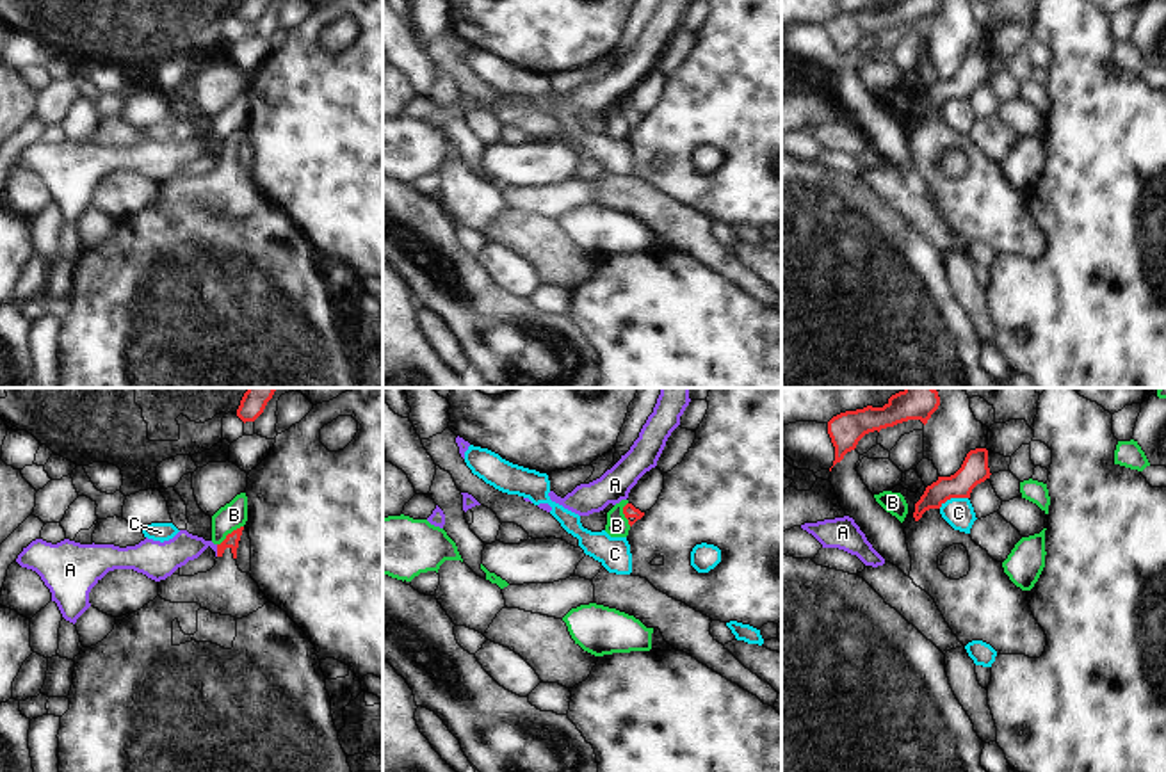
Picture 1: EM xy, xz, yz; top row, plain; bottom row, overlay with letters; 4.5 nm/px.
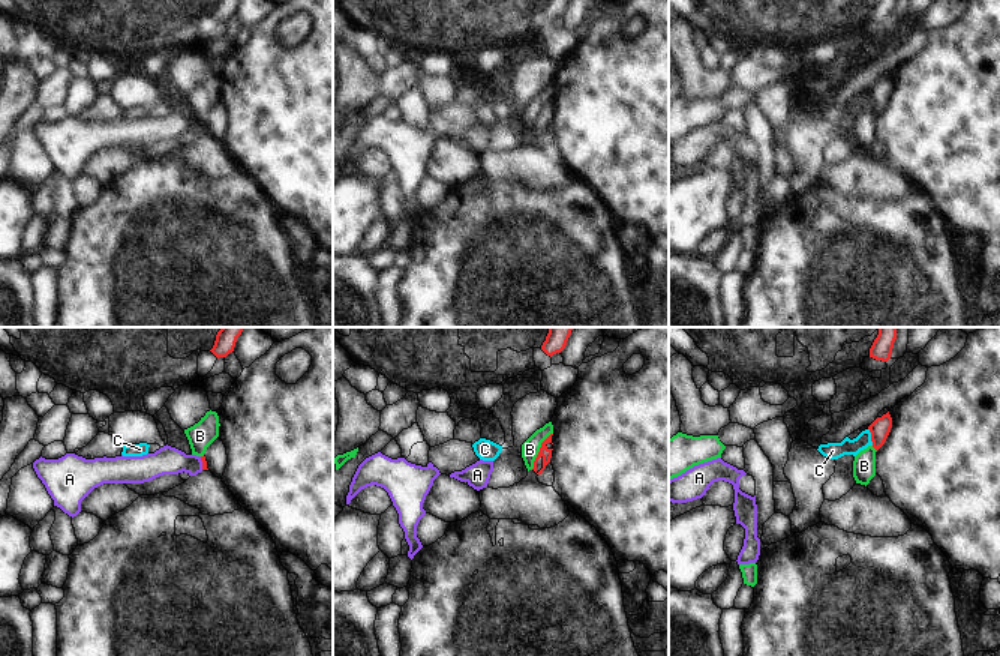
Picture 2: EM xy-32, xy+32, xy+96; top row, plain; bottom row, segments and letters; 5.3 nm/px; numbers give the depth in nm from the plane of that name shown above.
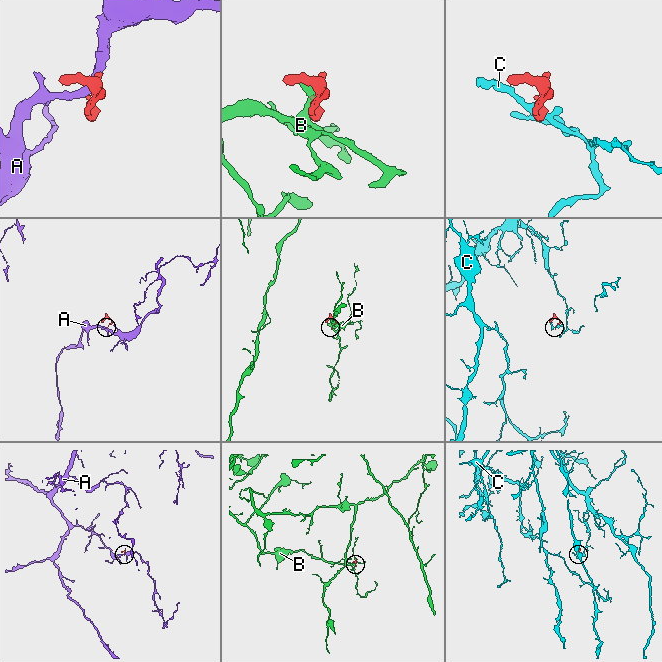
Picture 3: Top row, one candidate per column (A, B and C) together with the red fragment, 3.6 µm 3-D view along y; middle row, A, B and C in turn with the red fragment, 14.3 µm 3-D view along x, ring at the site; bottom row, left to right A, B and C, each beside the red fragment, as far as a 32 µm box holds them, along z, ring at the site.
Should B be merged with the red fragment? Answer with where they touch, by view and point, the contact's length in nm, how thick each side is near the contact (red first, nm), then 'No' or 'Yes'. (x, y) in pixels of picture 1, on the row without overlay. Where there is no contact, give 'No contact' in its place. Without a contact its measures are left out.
Touches red at xy (232, 134). Shared border 150 nm. Thickness 70 nm (red) against 120 nm. No.

